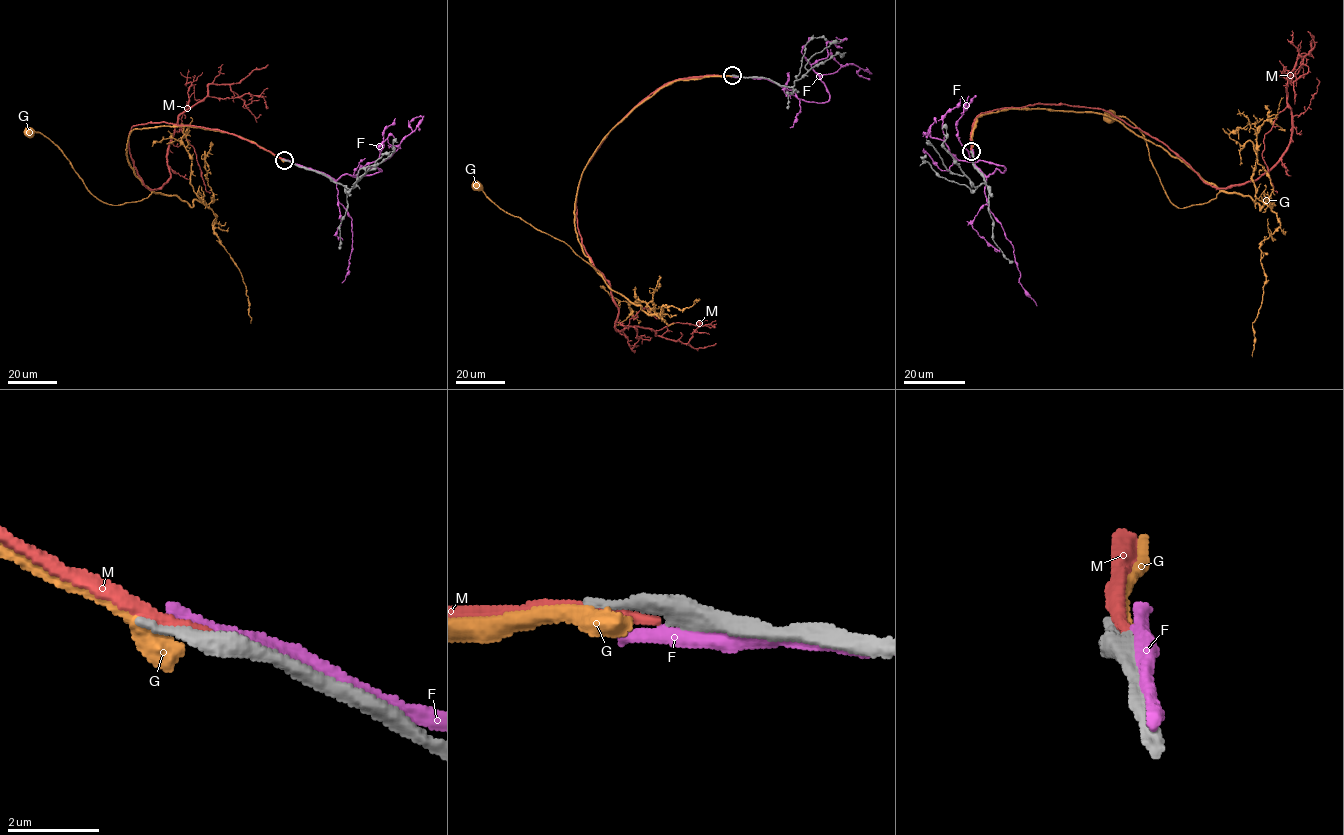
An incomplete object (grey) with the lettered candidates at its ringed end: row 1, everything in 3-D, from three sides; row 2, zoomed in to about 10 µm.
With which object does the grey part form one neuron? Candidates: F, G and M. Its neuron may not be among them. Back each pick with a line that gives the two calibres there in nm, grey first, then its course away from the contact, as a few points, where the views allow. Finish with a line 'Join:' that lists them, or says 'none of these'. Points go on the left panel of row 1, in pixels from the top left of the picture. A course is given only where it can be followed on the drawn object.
M: 360/280 nm | via (283, 160), (156, 122), (131, 128), (133, 166), (148, 188), (170, 178), (178, 117), (210, 84), (261, 115)
Join: M

